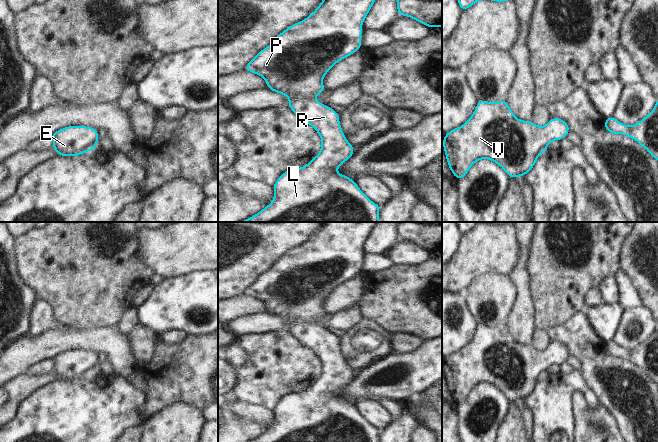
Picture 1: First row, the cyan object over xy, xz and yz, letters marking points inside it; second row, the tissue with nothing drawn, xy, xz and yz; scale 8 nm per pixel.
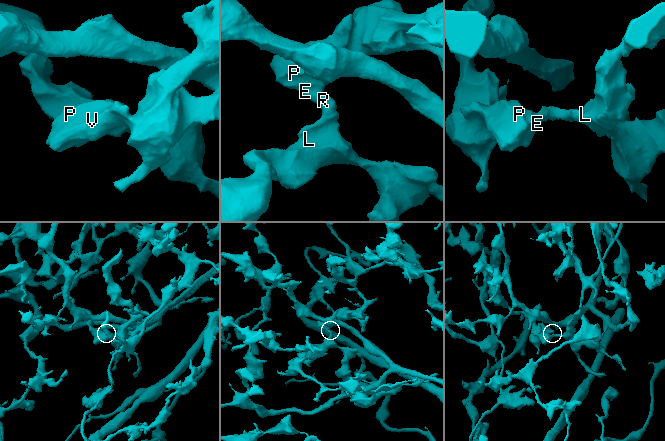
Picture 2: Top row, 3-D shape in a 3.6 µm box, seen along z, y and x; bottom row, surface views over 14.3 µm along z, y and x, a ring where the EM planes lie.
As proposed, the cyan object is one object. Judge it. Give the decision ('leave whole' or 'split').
leave whole

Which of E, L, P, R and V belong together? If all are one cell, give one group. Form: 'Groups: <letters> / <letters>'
Groups: E L P R V

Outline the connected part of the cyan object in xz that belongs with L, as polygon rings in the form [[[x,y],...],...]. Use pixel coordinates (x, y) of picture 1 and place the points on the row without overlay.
[[[325,222],[309,241],[281,256],[273,267],[258,276],[244,291],[244,294],[262,300],[267,306],[266,312],[288,320],[290,325],[287,330],[302,345],[313,350],[322,363],[320,377],[306,390],[285,395],[272,410],[274,424],[250,442],[379,442],[380,430],[367,422],[355,405],[335,396],[342,387],[351,382],[355,375],[341,354],[339,337],[312,323],[314,319],[319,319],[326,314],[322,303],[328,294],[338,285],[361,272],[361,250],[375,224],[376,222]]]

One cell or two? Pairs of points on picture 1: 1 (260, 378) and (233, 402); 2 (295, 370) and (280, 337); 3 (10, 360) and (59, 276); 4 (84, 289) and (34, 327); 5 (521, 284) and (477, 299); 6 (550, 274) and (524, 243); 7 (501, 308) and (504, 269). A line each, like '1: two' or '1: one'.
1: two
2: one
3: two
4: two
5: two
6: two
7: two

